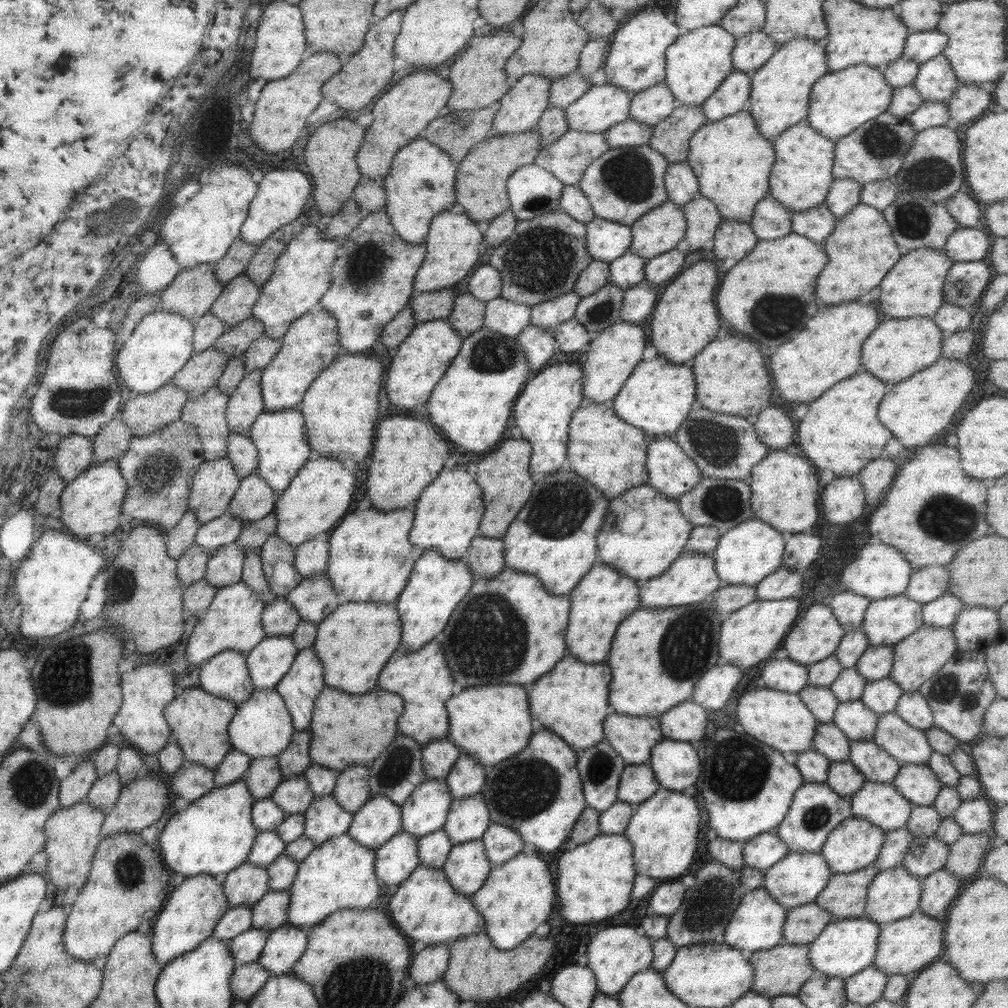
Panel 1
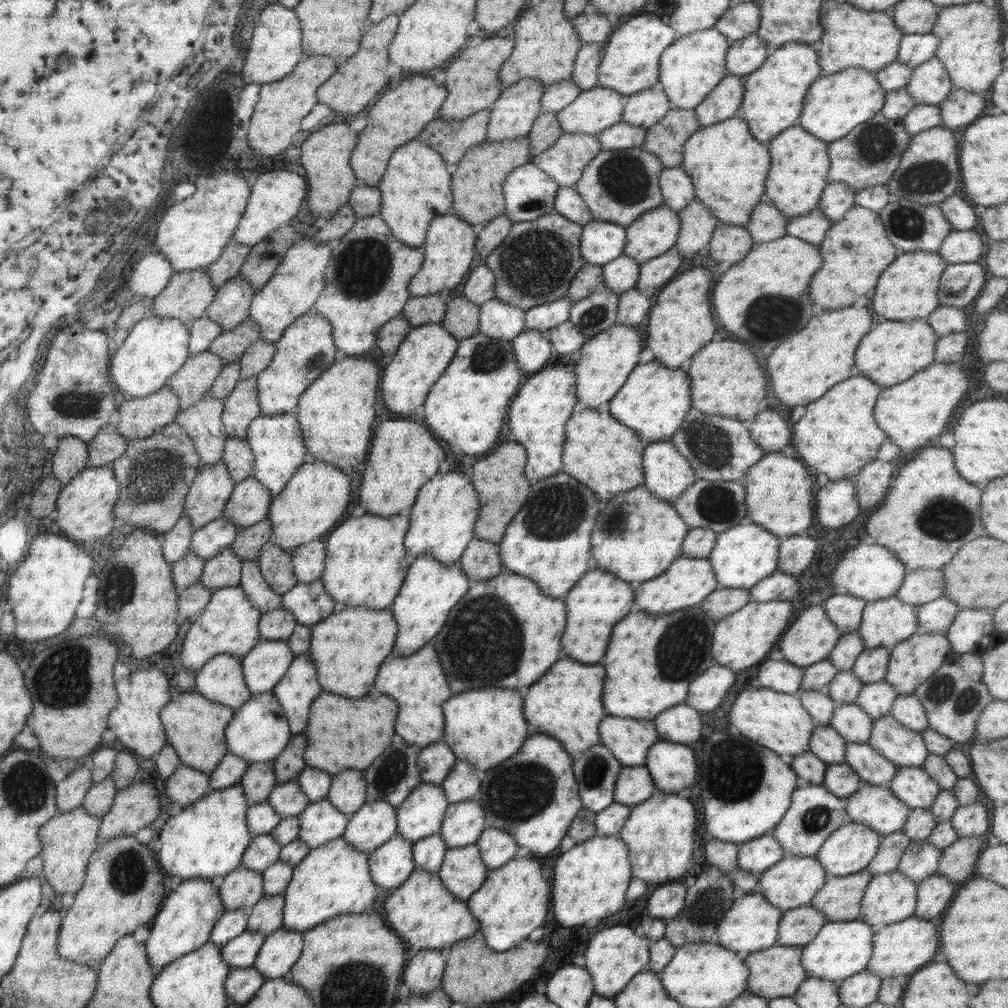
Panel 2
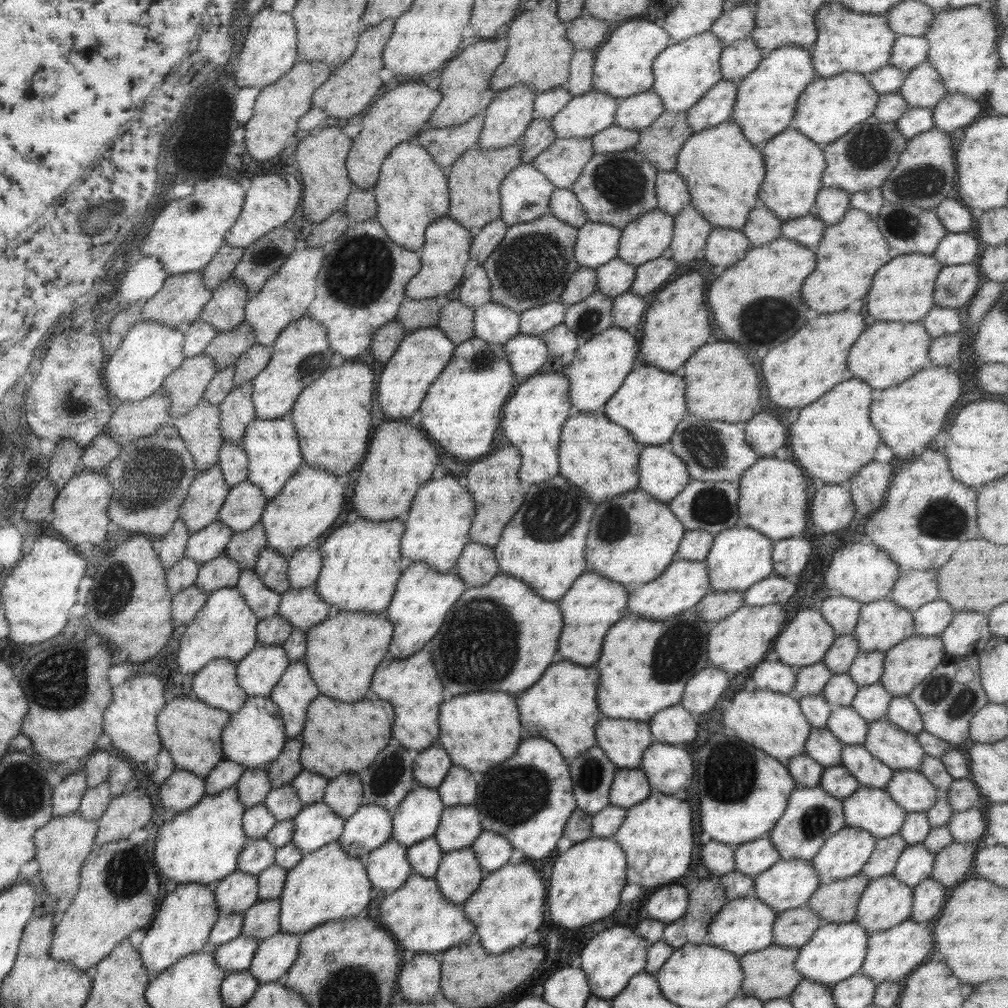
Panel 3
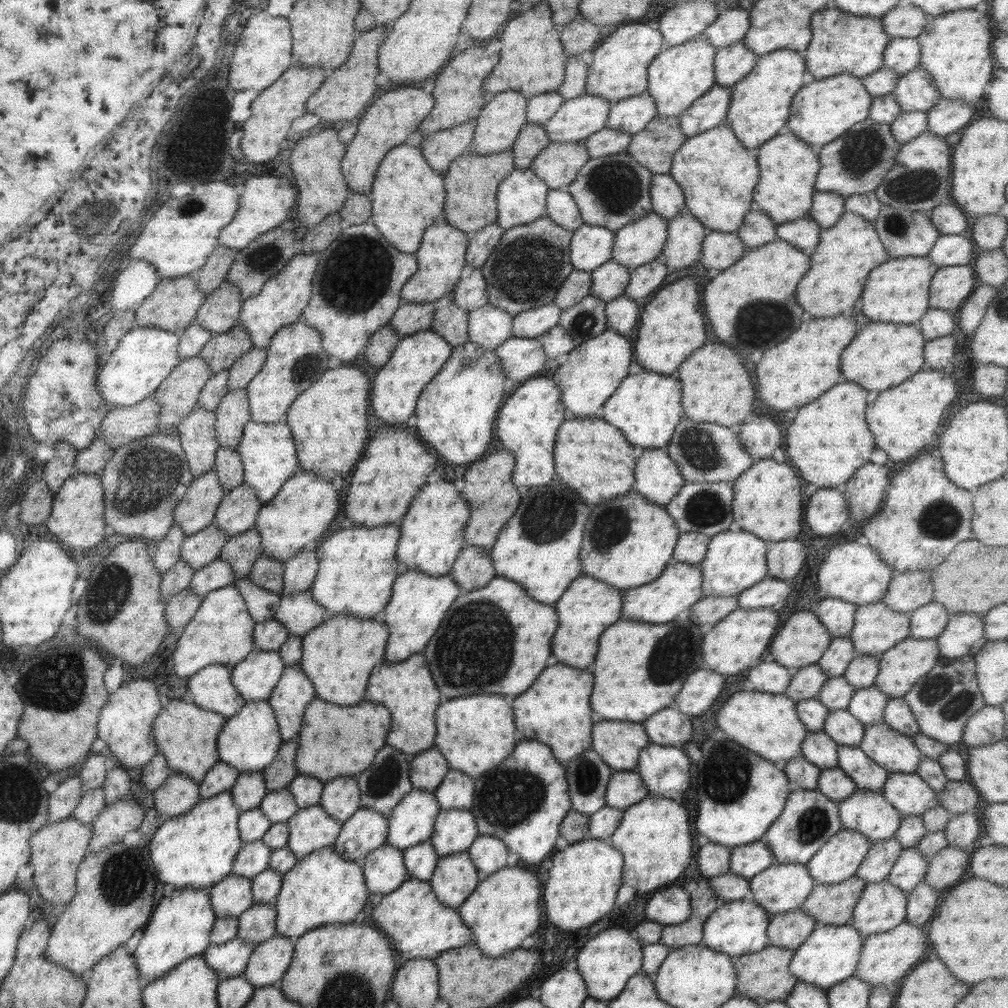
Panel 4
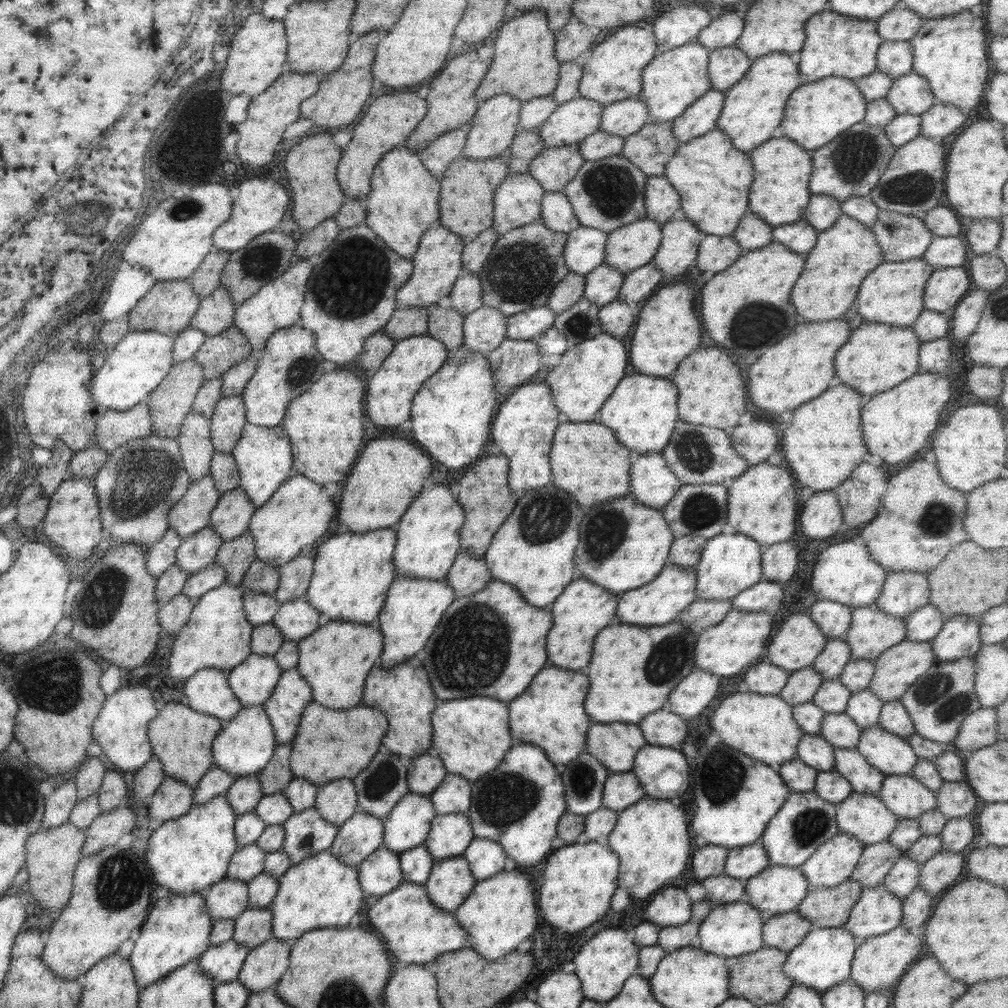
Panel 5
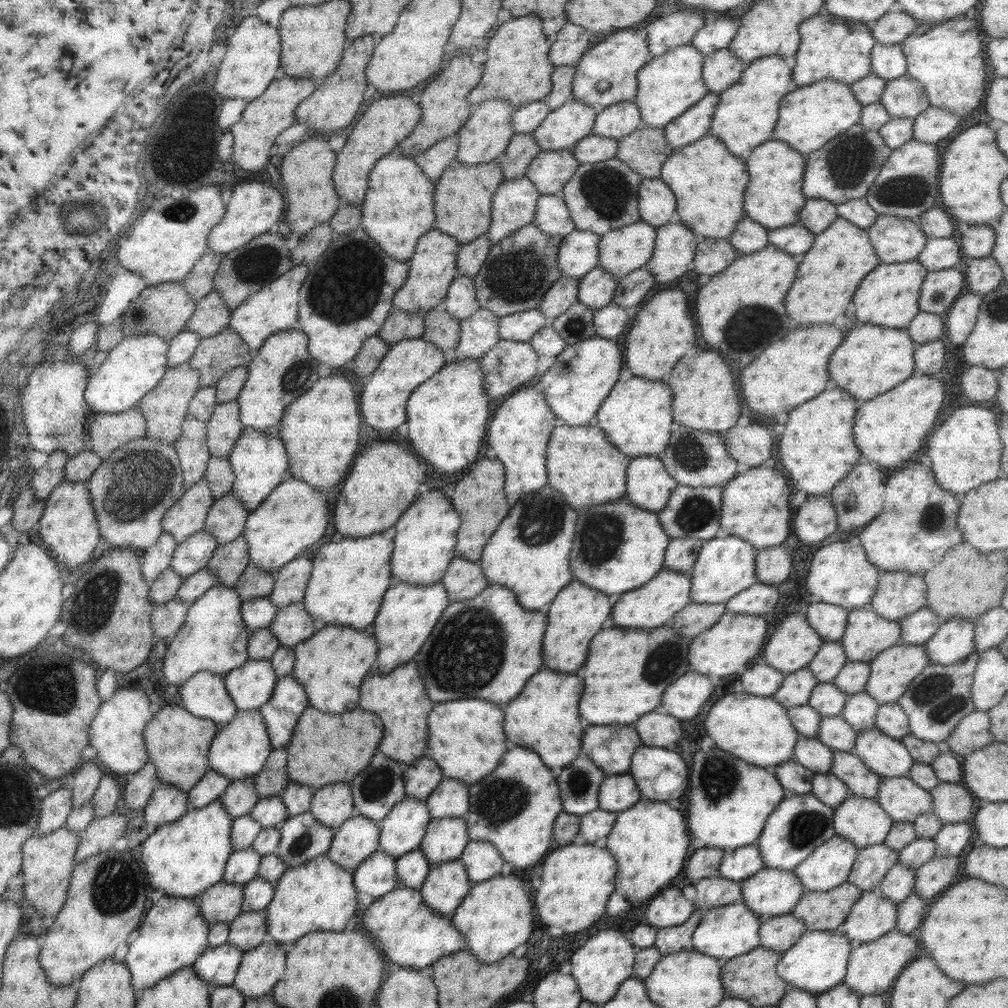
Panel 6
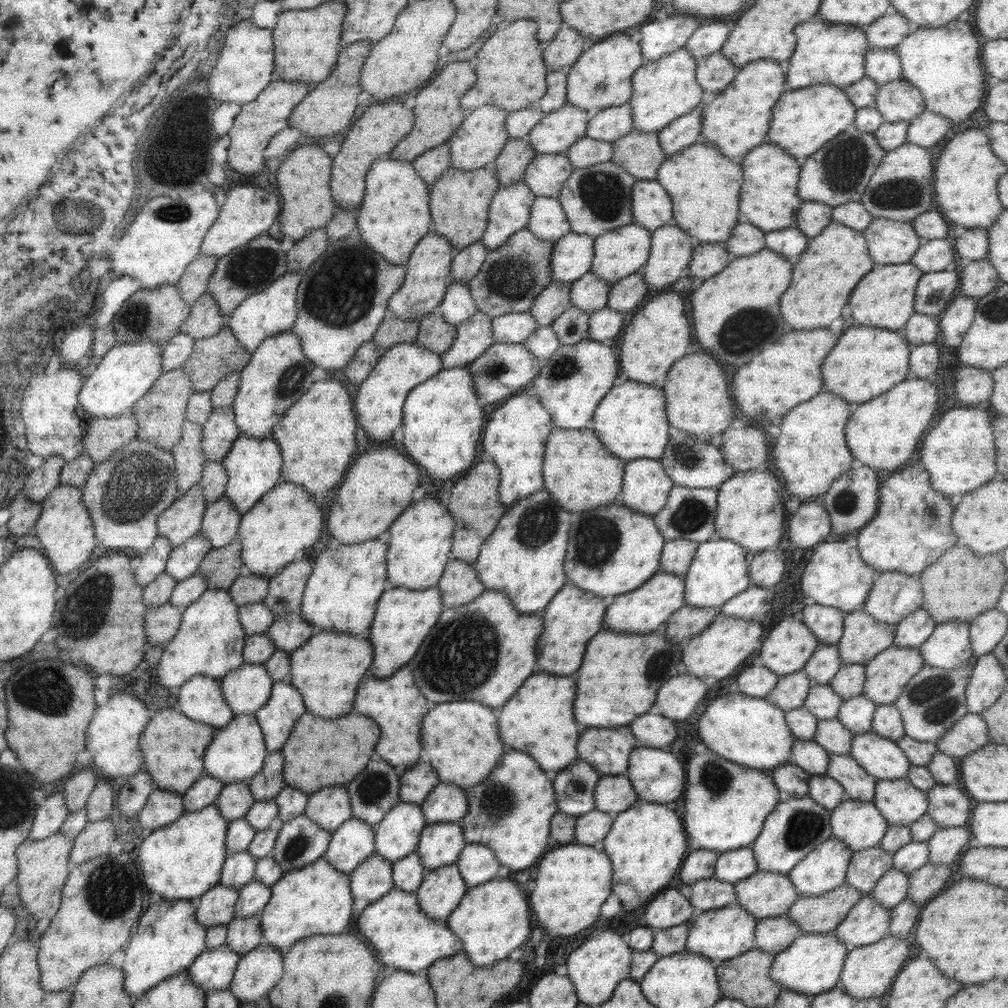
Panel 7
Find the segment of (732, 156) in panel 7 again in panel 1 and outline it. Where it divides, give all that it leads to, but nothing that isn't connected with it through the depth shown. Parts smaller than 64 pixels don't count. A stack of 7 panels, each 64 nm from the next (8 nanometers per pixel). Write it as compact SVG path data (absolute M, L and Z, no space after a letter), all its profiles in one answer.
M793 38L777 46L769 59L751 74L749 97L743 108L753 118L759 136L772 142L788 126L803 121L811 86L827 72L823 41Z

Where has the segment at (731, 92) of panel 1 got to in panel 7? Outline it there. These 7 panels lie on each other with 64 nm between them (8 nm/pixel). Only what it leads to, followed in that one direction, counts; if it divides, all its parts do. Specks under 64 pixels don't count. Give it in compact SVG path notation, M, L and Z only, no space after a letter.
M701 105L695 106L691 112L675 118L657 132L659 148L665 152L665 156L677 154L679 150L691 146L700 138L701 131Z

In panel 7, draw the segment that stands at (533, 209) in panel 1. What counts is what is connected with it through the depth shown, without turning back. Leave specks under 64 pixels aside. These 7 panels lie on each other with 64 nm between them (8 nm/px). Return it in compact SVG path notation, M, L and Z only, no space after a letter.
M523 180L495 191L488 204L486 228L480 238L487 251L495 250L525 227L533 199L535 196Z

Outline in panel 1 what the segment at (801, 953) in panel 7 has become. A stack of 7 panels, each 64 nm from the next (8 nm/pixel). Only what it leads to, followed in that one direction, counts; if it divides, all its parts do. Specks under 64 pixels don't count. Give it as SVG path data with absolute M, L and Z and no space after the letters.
M857 919L833 920L820 930L820 934L808 943L807 960L816 975L829 978L846 979L858 974L873 961L875 947L877 947L878 930L881 926L873 922Z

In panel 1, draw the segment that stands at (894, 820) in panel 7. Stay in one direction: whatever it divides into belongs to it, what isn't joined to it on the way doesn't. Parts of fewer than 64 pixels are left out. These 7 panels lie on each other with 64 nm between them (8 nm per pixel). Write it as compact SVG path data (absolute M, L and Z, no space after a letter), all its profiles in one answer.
M926 764L900 765L891 785L913 806L931 806L942 787L941 782L935 778L935 774Z

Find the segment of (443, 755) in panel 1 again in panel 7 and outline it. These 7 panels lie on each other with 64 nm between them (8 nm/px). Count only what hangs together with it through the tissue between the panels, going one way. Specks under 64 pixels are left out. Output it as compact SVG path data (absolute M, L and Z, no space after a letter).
M416 762L409 769L400 771L399 803L419 805L427 793L439 782L437 774L425 762Z

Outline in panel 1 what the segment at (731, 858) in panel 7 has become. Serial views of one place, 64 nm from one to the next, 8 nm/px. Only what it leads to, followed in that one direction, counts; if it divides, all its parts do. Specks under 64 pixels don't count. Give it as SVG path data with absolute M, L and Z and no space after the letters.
M768 831L746 841L741 856L745 867L764 872L788 852L787 846L777 838L777 834Z

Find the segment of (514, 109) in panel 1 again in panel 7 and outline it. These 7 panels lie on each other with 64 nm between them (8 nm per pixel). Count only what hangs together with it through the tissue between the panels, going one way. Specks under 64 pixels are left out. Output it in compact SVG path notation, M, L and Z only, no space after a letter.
M483 104L483 106L477 106L468 111L455 132L446 140L447 146L449 146L450 167L455 170L470 171L490 166L509 138L505 132L505 115L507 112L503 112L491 104Z

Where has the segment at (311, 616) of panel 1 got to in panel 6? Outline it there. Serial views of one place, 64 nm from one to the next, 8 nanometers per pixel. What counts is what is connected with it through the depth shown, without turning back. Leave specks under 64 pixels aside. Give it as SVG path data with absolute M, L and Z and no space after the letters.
M301 603L289 604L277 609L267 628L279 646L293 648L315 633L314 619L303 610Z

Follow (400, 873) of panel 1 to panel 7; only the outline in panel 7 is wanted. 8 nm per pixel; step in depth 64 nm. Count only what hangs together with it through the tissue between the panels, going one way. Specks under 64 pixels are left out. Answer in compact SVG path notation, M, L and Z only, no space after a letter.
M375 854L361 861L348 876L353 900L359 898L372 903L393 888L391 863Z

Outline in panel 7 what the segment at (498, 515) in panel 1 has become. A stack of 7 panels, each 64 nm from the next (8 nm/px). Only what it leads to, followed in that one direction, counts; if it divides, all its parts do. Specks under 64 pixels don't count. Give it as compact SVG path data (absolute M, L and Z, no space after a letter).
M491 462L474 463L464 474L449 483L453 486L449 488L451 492L446 508L455 520L449 560L463 562L469 566L475 563L483 541L493 532L497 521L505 512L505 508L498 502L497 483L499 472Z

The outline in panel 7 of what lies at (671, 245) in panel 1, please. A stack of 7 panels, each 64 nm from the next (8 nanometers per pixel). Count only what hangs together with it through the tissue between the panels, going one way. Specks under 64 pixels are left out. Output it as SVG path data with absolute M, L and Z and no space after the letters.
M633 224L599 234L593 239L593 257L588 271L599 280L603 280L605 284L612 285L615 281L635 273L645 264L650 246L651 234Z

